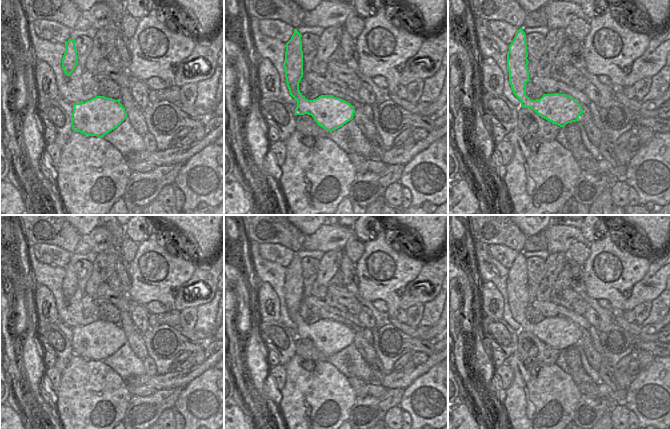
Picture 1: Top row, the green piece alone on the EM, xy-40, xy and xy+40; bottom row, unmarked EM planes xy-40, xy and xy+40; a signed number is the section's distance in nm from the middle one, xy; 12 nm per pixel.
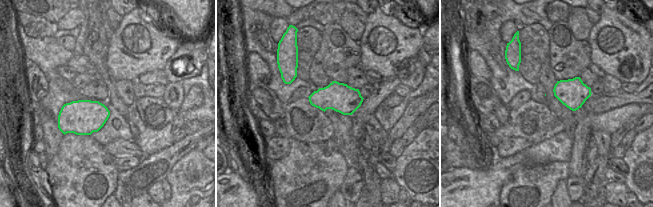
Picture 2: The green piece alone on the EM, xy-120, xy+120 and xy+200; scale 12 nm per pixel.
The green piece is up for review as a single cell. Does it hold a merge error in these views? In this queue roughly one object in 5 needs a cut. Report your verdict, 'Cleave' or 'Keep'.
Keep.

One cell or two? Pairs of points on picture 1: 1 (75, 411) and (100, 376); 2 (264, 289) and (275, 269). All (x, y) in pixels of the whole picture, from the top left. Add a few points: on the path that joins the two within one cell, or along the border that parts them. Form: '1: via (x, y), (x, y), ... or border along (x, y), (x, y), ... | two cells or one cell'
1: via (84, 402), (90, 396), (92, 385) | one cell
2: border along (256, 281), (267, 283), (277, 295), (278, 303) | two cells

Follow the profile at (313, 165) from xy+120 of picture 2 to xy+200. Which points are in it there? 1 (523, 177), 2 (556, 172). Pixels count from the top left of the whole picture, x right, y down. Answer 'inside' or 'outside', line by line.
1: inside
2: inside

